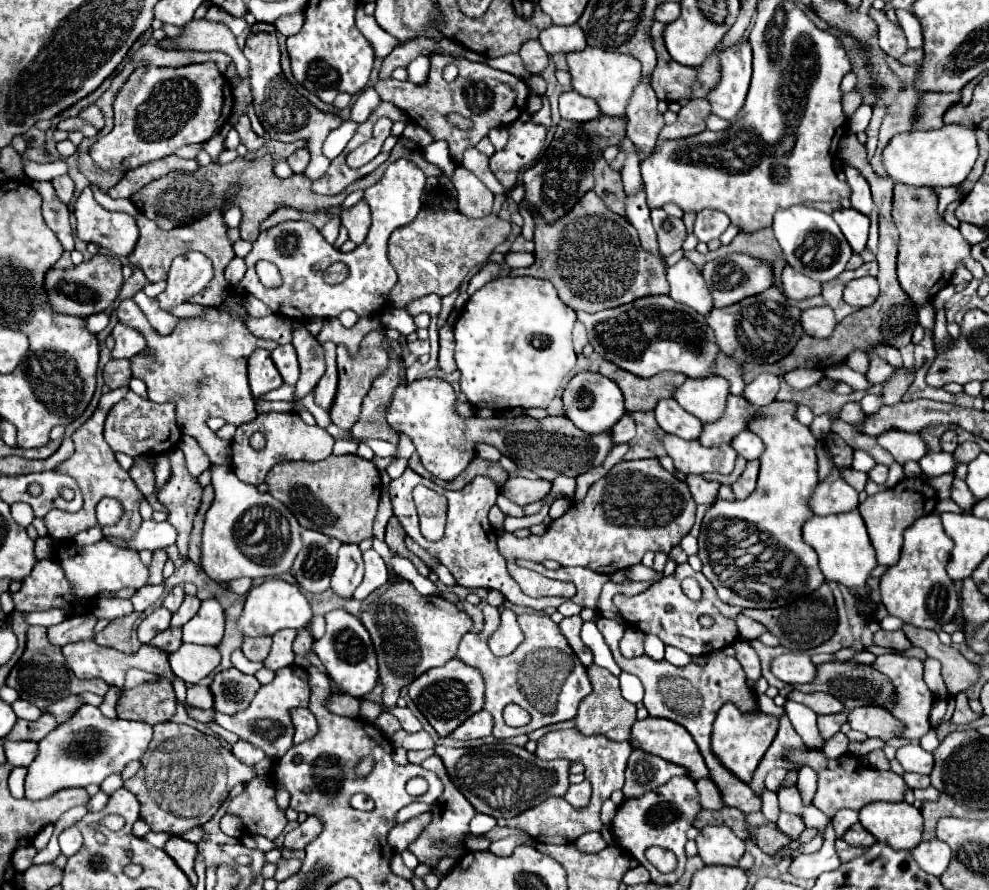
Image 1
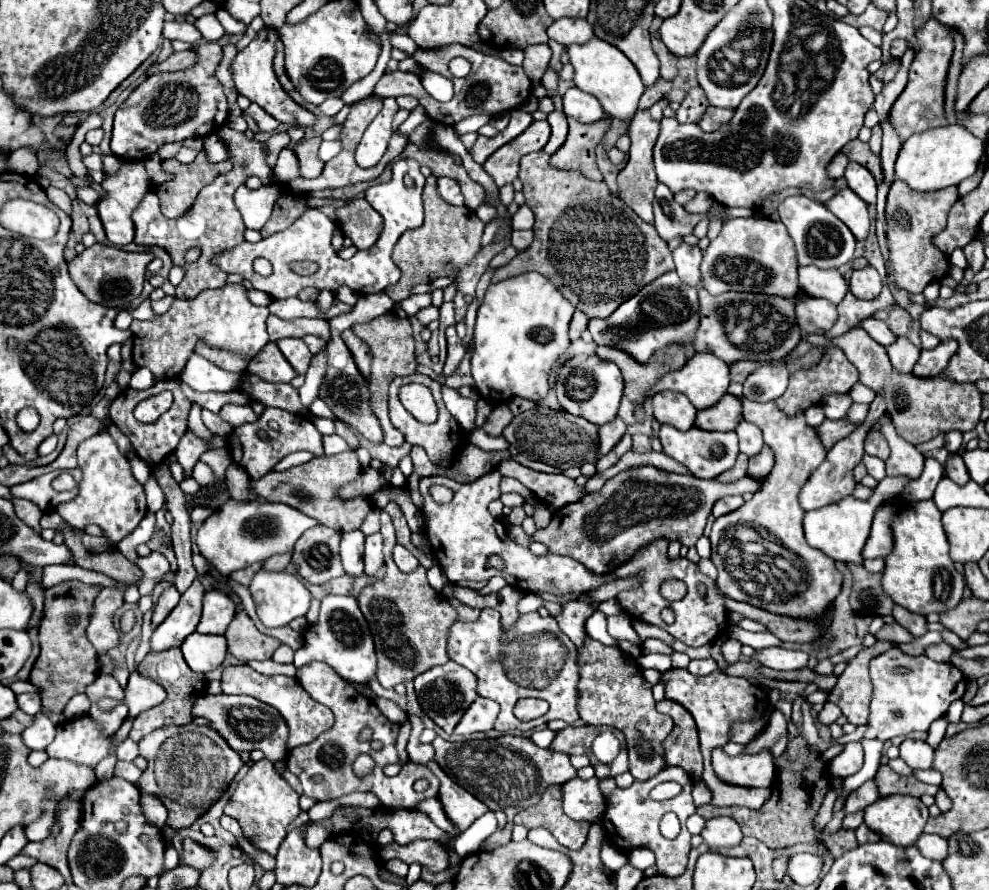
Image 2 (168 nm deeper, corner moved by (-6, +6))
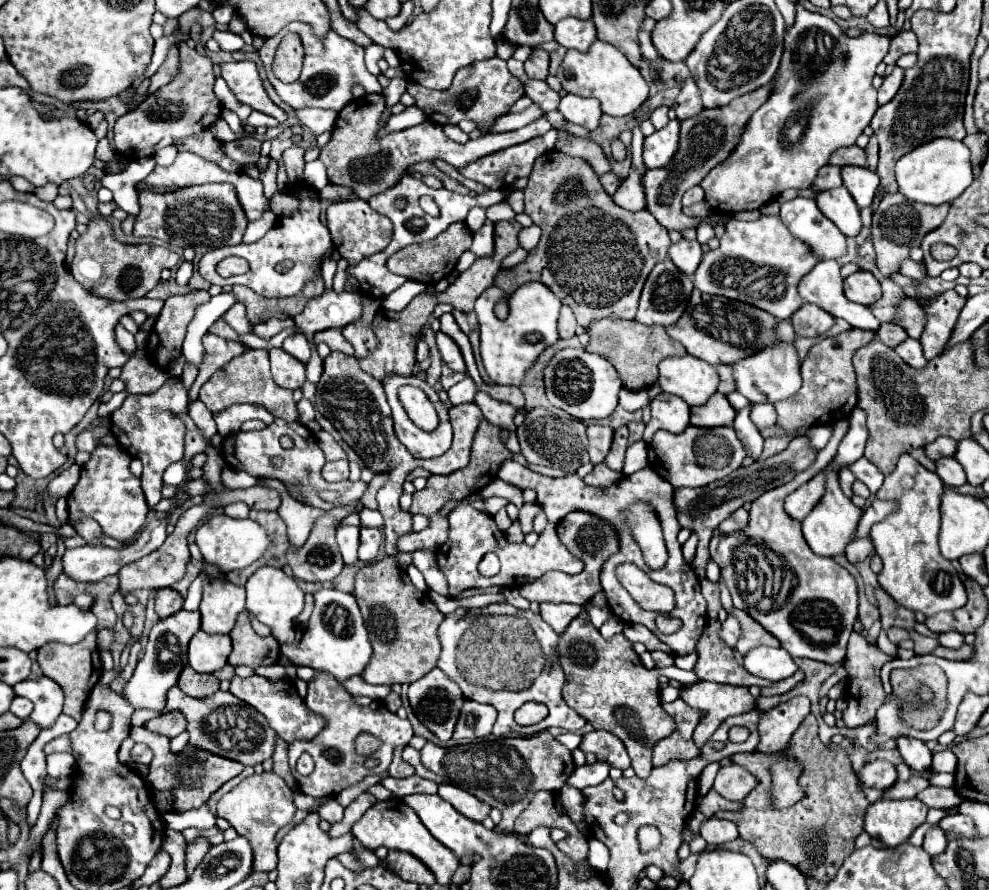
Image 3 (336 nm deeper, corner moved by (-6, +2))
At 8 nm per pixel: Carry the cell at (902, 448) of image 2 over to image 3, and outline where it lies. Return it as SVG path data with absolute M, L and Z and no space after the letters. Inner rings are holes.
M902 454L896 470L884 478L882 488L876 492L878 500L898 502L898 510L874 524L870 530L870 540L876 548L876 554L884 562L884 568L878 574L880 586L900 606L924 612L926 616L938 614L942 610L962 608L968 600L956 568L940 554L938 548L942 492L942 480L934 472L928 472L912 456Z

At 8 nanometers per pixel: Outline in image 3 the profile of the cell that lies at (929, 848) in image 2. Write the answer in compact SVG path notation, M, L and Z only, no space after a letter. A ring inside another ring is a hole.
M932 826L932 828L926 832L926 836L924 836L922 848L924 848L930 856L936 856L936 854L942 854L942 852L944 852L946 844L948 844L948 840L946 840L944 830L942 830L940 826Z

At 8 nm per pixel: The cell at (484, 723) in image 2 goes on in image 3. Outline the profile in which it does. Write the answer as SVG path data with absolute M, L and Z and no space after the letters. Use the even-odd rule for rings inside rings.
M466 700L460 718L456 722L454 738L482 738L492 732L492 726L496 722L496 708L488 704L480 704L474 700Z

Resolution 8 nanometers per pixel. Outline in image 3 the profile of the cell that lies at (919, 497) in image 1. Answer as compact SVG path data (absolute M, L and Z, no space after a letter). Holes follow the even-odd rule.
M864 538L864 540L854 540L854 542L850 542L850 544L846 546L846 552L844 552L844 554L846 554L848 562L856 564L856 562L862 562L862 560L870 558L872 552L874 552L874 546L872 546L870 538Z

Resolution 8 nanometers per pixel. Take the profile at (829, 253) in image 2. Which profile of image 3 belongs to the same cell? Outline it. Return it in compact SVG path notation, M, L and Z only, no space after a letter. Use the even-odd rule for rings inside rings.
M794 198L782 204L780 218L788 226L788 230L810 244L814 252L822 258L840 258L846 250L846 236L826 220L826 216L818 210L812 198Z

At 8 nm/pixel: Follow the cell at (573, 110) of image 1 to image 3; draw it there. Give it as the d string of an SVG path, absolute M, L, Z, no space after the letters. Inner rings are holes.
M576 94L562 96L558 104L558 112L564 114L564 118L572 124L580 124L588 130L594 130L600 124L600 102L596 98L580 98Z

